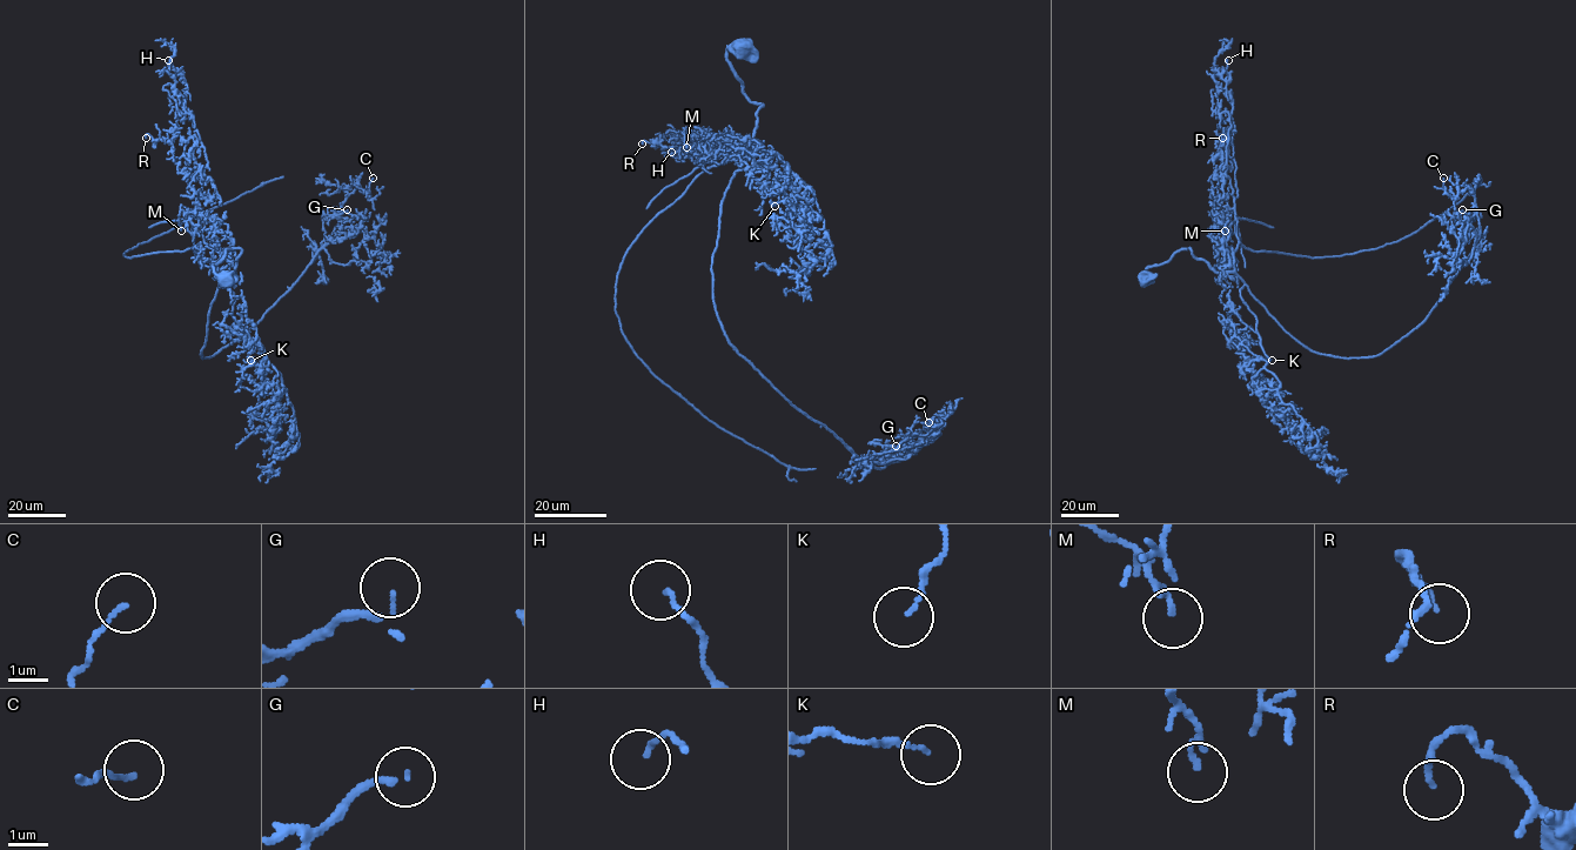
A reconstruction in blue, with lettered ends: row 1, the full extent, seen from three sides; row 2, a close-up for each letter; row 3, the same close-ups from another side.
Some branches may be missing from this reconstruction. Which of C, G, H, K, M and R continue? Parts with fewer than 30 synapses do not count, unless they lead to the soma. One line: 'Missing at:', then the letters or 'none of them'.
Missing at: G

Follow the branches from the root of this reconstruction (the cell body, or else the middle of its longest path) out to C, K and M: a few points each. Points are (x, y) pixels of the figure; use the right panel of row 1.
C: (1144, 280), (1189, 248), (1312, 350), (1379, 355), (1426, 319), (1480, 234), (1473, 191), (1455, 198), (1443, 178)
K: (1144, 280), (1148, 268), (1188, 248), (1215, 272), (1234, 272), (1268, 359), (1242, 363), (1272, 360)
M: (1144, 280), (1148, 268), (1188, 248), (1215, 272), (1233, 272), (1239, 239), (1227, 206), (1211, 213), (1225, 231)

